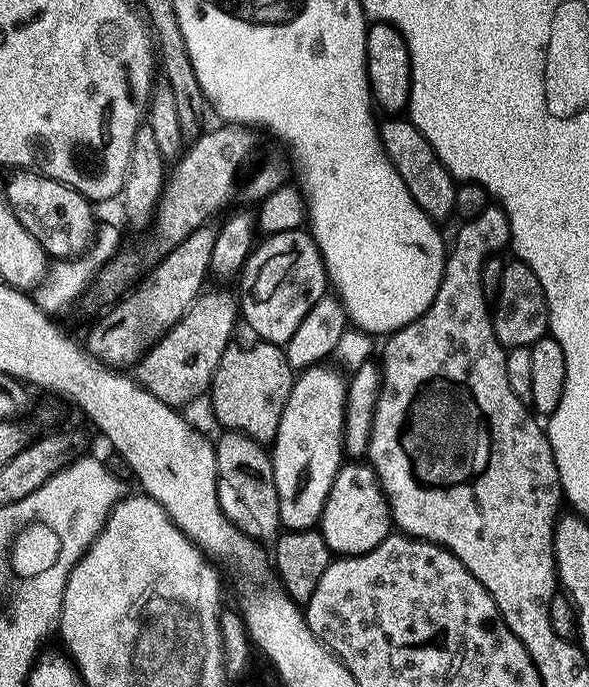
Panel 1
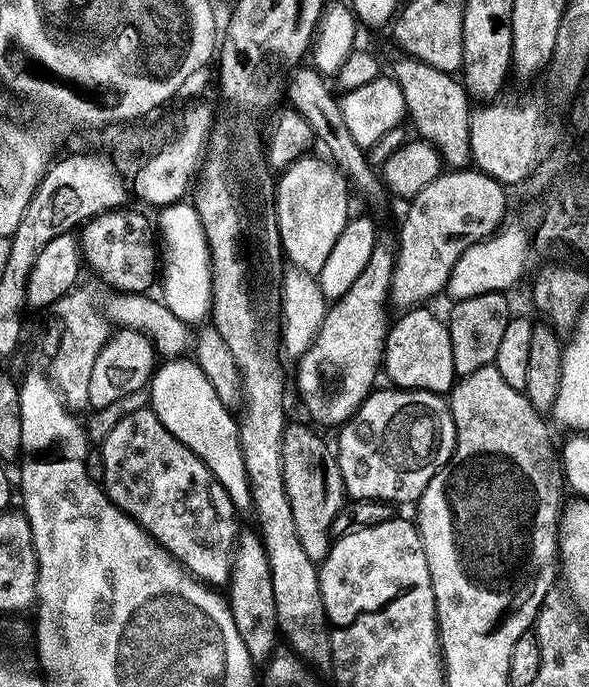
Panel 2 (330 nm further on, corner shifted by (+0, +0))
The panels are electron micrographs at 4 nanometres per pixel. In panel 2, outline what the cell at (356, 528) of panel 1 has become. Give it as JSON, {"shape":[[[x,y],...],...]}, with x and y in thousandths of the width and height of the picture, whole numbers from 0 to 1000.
{"shape":[[[671,562],[633,569],[615,585],[611,595],[598,610],[576,624],[577,652],[574,668],[581,684],[584,715],[604,731],[652,729],[681,737],[698,735],[713,726],[716,713],[761,675],[774,648],[774,622],[762,584],[752,575],[737,571],[694,571]]]}

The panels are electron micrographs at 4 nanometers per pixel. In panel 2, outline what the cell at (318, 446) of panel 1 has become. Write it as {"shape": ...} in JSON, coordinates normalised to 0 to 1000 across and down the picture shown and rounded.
{"shape":[[[664,344],[638,346],[635,370],[628,370],[621,393],[615,393],[608,410],[587,422],[584,432],[552,453],[540,486],[508,520],[503,565],[509,569],[518,597],[543,617],[589,617],[633,569],[632,557],[638,553],[638,541],[642,547],[647,540],[652,496],[662,479],[659,448],[674,362],[676,355],[666,351]]]}

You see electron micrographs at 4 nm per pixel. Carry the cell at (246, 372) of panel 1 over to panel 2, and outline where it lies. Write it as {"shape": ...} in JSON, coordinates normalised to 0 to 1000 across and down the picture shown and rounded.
{"shape":[[[491,616],[479,638],[479,696],[486,702],[486,725],[492,725],[492,744],[499,747],[499,767],[506,771],[513,801],[520,801],[520,812],[547,817],[557,811],[557,803],[564,799],[564,761],[586,744],[587,718],[572,659],[565,654],[562,658],[555,643],[516,619]]]}

